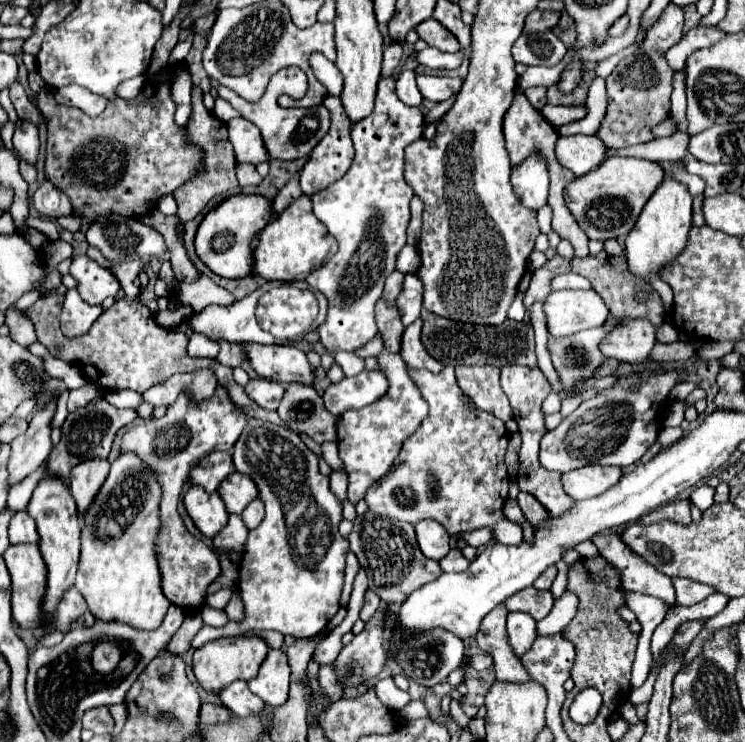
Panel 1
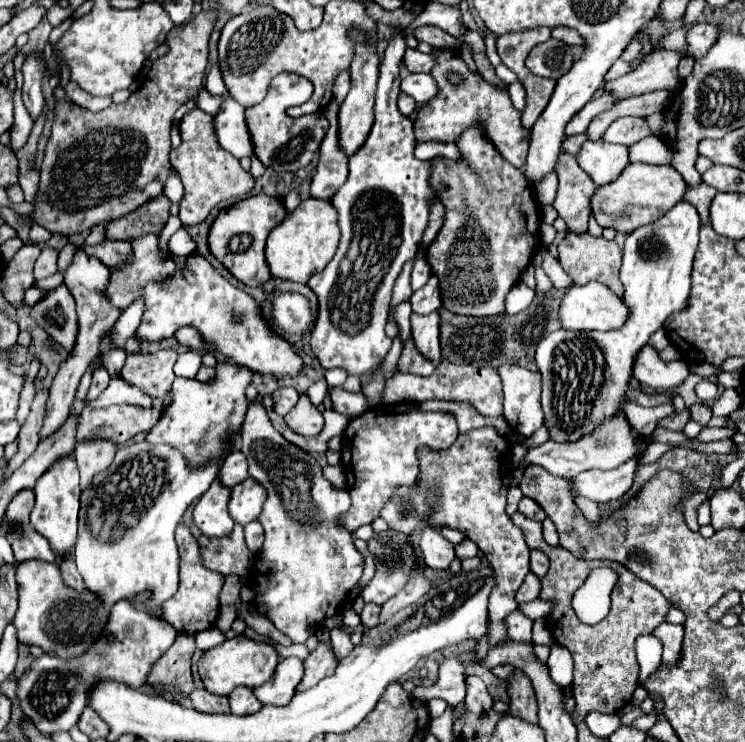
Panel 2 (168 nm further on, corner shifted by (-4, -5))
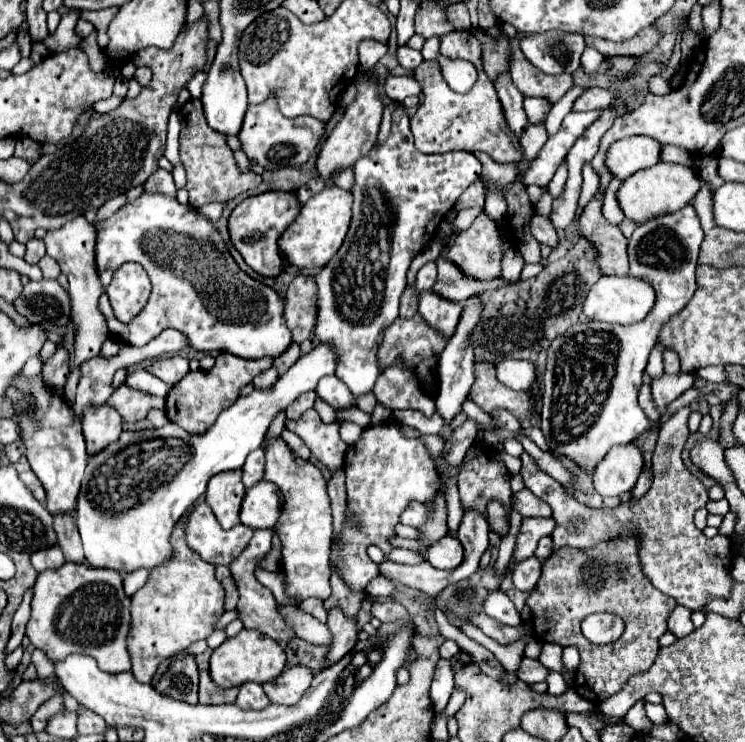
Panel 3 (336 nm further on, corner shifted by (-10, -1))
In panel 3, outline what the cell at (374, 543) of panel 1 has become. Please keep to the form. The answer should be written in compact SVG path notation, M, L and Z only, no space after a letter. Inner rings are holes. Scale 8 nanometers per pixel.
M376 578L366 586L366 592L372 596L390 596L394 592L394 584L386 578Z

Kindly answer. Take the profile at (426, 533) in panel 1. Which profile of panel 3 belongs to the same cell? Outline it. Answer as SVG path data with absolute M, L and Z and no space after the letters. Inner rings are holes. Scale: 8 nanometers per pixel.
M444 536L438 542L434 542L428 552L426 560L438 568L438 570L454 570L462 564L462 544L454 536Z

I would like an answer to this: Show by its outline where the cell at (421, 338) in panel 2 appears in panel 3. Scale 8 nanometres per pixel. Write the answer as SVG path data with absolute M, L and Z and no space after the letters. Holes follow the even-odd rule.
M426 290L426 292L420 292L418 312L430 326L438 328L444 336L450 338L454 334L454 328L458 326L458 316L462 314L462 304L446 300L432 290Z

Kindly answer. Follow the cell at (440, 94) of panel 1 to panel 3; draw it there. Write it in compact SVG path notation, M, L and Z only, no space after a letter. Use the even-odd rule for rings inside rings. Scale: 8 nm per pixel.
M390 76L386 78L386 86L384 86L386 96L392 102L402 102L408 96L418 96L418 82L414 76Z

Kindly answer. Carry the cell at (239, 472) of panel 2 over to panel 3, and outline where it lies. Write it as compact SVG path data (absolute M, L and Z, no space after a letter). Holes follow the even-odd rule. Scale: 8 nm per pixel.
M258 448L254 452L250 452L250 456L246 458L246 464L242 466L242 482L246 488L254 486L256 482L260 482L264 478L264 450Z

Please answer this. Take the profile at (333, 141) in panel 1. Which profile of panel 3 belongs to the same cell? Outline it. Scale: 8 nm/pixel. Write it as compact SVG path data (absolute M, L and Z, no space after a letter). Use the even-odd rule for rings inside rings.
M346 168L346 170L338 172L338 174L332 178L332 182L334 182L336 186L344 188L344 190L350 190L350 188L352 188L352 184L354 184L354 172Z

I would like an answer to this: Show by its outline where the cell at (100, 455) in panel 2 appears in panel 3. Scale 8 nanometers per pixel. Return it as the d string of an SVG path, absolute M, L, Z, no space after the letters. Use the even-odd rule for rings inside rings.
M86 406L82 414L82 432L88 452L98 452L106 444L118 440L122 432L122 416L114 406Z

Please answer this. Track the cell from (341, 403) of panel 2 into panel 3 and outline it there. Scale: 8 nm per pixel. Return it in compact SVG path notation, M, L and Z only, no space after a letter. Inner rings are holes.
M324 376L316 386L316 394L332 408L350 404L350 390L346 388L346 384L342 384L338 376Z

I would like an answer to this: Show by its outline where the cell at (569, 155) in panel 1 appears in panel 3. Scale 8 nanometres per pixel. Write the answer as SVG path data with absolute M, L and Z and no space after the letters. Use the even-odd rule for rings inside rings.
M630 136L610 146L606 156L606 168L614 172L614 178L626 180L638 170L650 168L660 162L662 144L650 136Z

